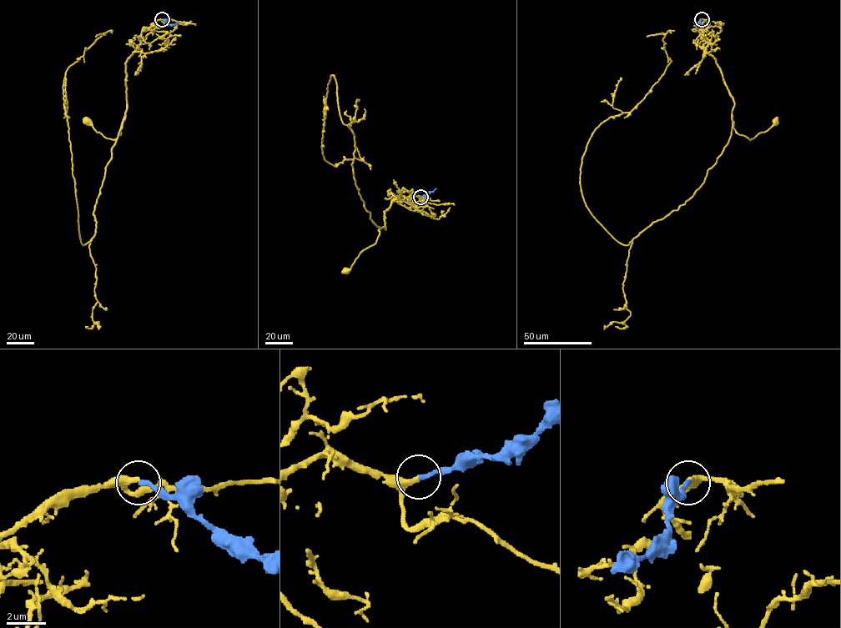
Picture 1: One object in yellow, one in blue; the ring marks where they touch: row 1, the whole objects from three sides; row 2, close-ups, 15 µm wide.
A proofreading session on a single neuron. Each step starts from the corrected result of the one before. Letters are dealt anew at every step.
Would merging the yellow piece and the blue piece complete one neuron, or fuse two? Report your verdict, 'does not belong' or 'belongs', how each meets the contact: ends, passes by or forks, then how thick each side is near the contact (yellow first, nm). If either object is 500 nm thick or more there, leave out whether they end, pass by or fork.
does not belong | yellow ends | blue ends | 340/220 nm

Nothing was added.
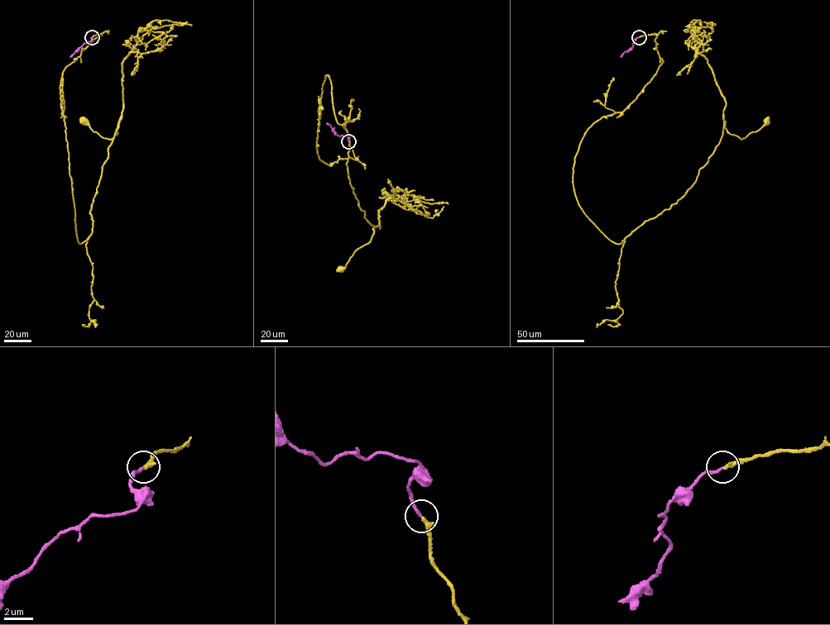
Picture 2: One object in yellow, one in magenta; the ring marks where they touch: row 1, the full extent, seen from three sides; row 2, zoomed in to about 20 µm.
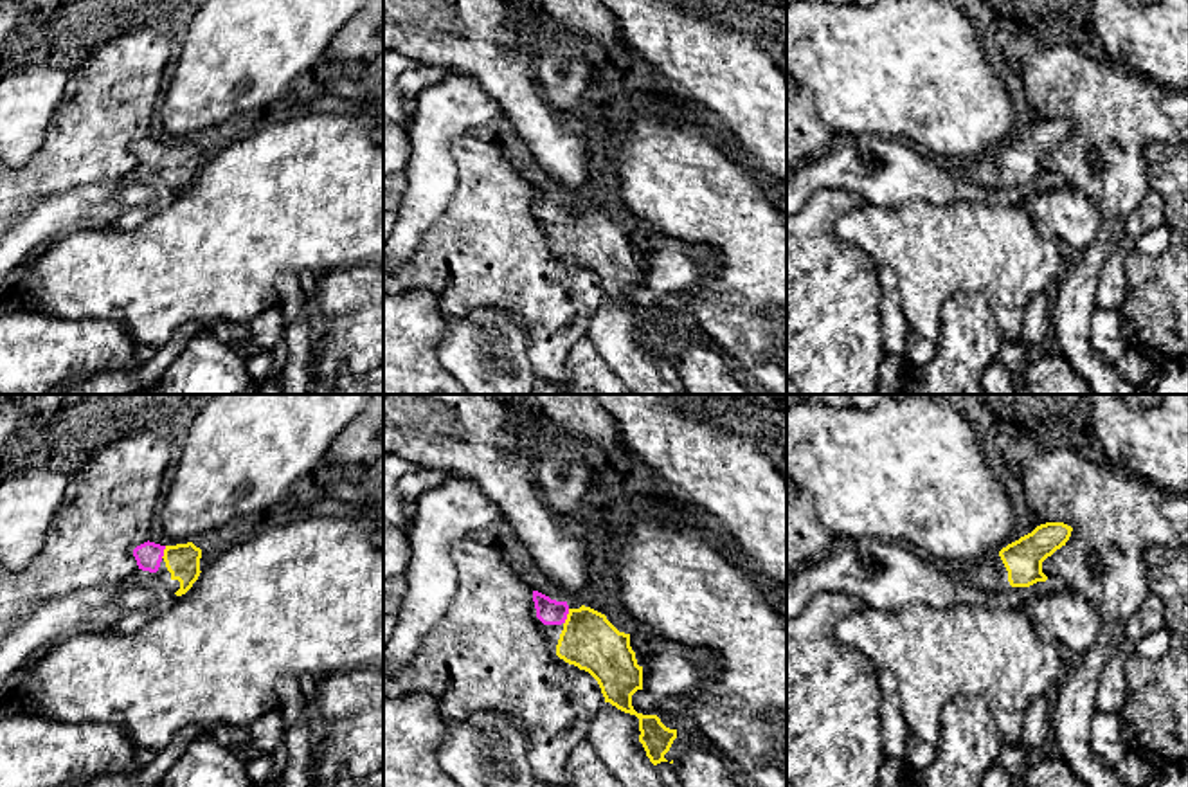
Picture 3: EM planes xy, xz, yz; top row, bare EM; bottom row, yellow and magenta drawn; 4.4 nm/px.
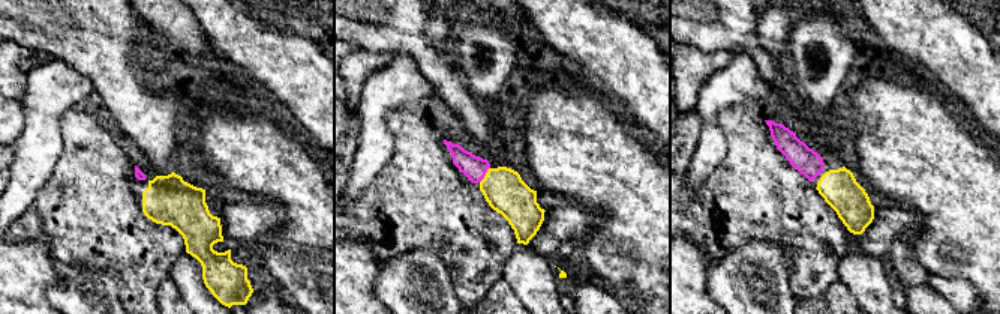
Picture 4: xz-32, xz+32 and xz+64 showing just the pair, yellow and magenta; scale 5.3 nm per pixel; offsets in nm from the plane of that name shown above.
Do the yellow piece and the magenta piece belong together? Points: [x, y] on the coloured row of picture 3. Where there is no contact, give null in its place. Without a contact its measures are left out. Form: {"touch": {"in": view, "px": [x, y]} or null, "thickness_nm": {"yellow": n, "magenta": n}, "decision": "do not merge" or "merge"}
{"touch": {"in": "xz", "px": [567, 616]}, "thickness_nm": {"yellow": 260, "magenta": 110}, "decision": "merge"}

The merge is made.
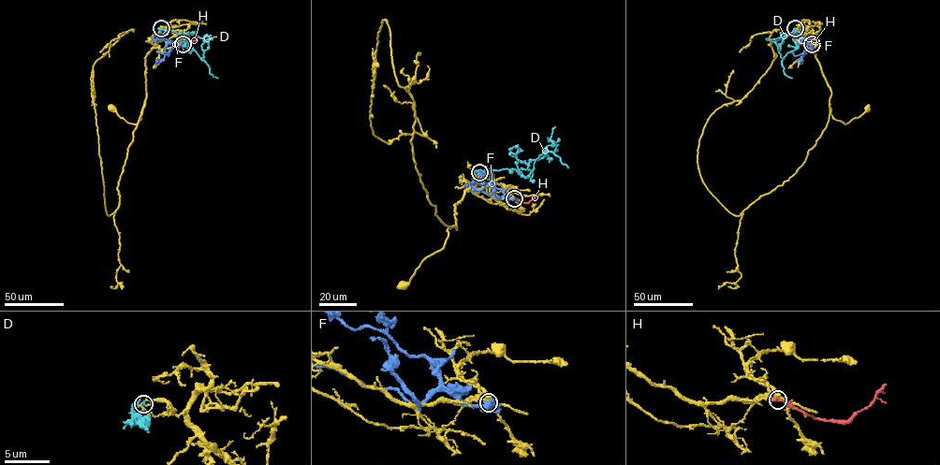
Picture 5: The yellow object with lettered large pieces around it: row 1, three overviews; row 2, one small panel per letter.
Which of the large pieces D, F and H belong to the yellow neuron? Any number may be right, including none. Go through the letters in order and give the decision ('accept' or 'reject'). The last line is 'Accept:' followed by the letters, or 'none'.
D: reject
F: reject
H: reject
Accept: none

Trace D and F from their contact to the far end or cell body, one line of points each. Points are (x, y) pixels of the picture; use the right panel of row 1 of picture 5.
D: (795, 28), (792, 38), (798, 47), (784, 58), (780, 56), (781, 45), (789, 33), (779, 47)
F: (812, 44), (797, 63)

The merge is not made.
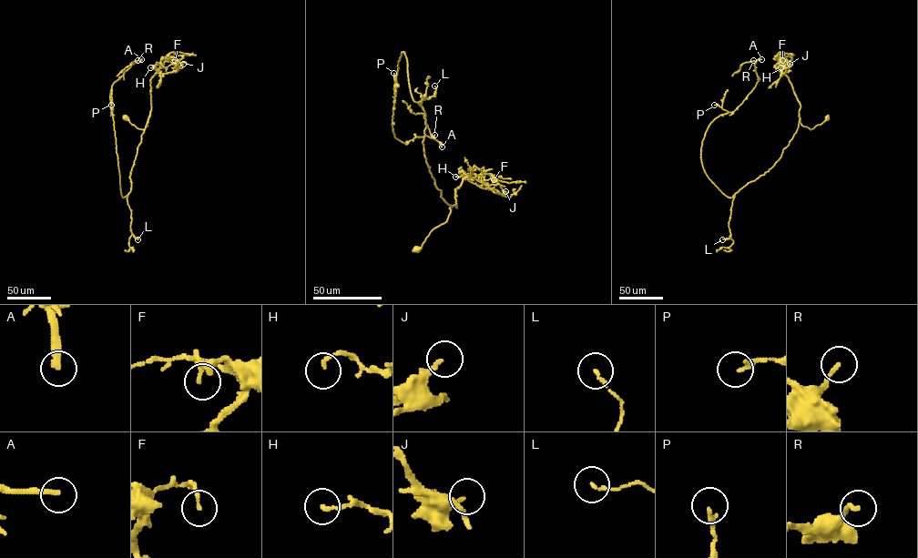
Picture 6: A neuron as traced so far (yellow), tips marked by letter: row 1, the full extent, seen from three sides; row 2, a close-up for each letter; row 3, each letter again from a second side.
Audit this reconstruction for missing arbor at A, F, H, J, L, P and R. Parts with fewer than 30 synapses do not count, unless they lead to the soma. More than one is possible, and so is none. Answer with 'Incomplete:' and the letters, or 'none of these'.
Incomplete: A

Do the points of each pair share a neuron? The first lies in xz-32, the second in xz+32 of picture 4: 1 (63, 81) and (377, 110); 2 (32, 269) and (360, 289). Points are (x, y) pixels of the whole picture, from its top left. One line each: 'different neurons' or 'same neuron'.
1: same neuron
2: same neuron

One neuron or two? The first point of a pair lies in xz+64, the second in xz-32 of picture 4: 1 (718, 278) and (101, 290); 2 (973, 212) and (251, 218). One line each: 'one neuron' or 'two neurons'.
1: one neuron
2: two neurons

